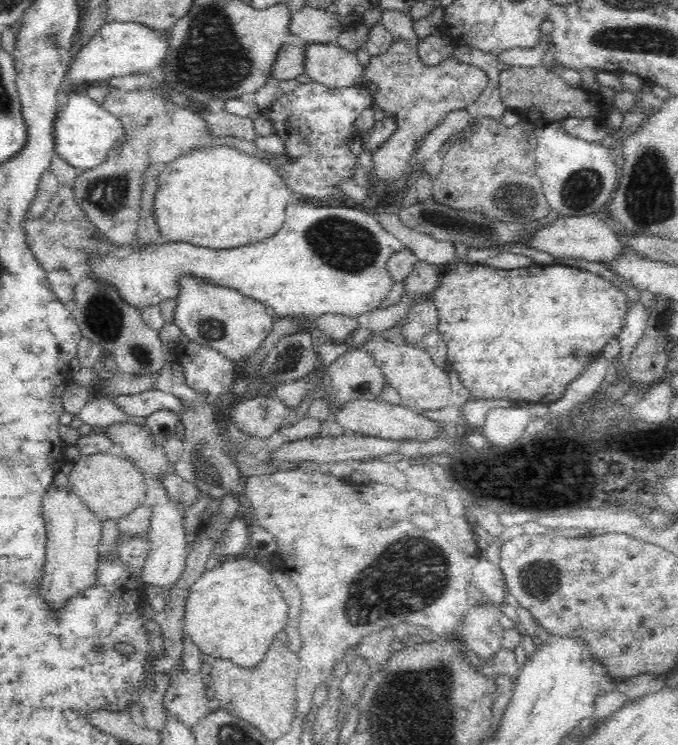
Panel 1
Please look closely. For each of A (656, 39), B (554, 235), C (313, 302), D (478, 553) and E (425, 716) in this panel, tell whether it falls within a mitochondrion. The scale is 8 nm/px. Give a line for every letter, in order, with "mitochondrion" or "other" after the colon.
A: mitochondrion
B: other
C: other
D: other
E: mitochondrion

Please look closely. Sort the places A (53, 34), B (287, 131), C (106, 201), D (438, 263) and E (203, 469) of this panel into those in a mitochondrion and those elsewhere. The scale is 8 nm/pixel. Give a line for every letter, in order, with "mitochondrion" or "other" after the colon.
A: mitochondrion
B: other
C: mitochondrion
D: other
E: mitochondrion

